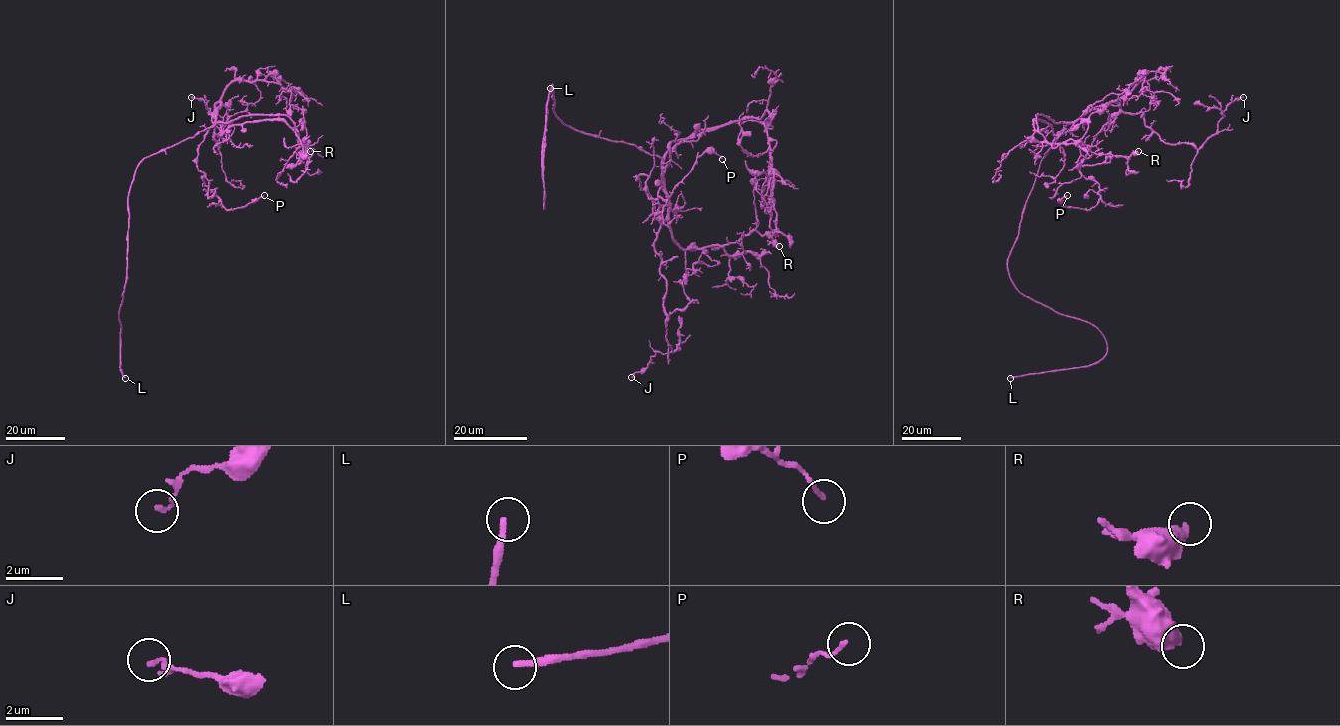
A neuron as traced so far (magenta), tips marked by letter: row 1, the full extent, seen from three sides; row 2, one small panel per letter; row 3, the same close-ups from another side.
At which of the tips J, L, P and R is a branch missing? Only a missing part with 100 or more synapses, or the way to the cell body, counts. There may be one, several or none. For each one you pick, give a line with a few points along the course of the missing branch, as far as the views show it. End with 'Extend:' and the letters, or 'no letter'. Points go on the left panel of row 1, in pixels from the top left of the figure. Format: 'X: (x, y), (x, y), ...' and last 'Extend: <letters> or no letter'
L: (125, 378), (138, 381), (133, 392), (136, 411), (127, 423), (127, 435), (130, 435)
Extend: L

